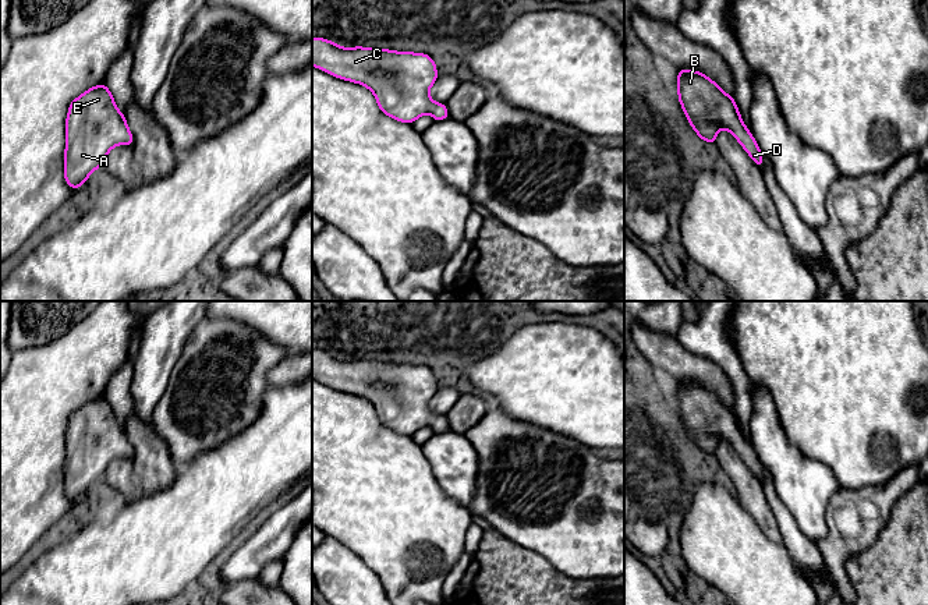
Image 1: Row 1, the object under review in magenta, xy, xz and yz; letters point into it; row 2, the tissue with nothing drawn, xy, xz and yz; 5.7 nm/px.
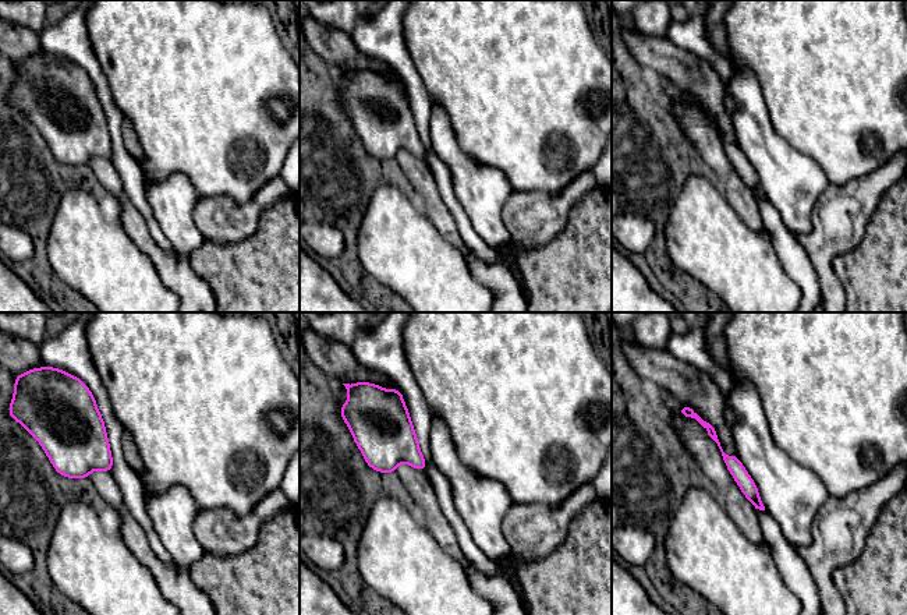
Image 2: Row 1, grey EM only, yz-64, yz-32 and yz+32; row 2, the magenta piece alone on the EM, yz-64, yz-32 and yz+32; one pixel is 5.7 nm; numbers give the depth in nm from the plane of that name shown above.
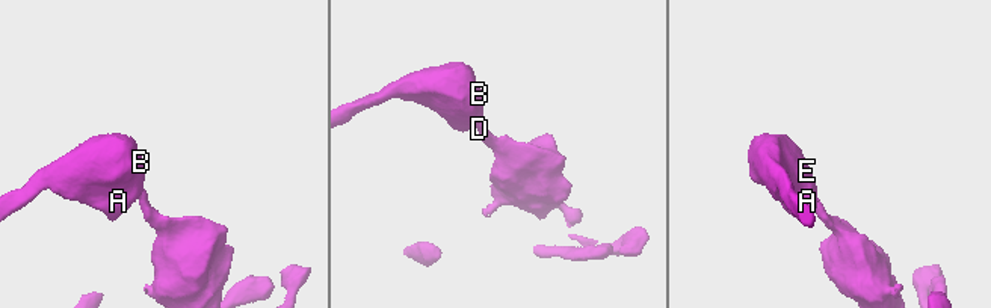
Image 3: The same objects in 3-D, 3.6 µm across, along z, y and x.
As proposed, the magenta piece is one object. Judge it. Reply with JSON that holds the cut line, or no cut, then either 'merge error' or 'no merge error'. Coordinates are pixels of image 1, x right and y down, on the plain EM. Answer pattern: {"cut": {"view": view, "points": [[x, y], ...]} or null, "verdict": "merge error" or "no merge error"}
{"cut": null, "verdict": "no merge error"}

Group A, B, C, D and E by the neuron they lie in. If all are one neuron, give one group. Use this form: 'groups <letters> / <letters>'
groups A B C D E

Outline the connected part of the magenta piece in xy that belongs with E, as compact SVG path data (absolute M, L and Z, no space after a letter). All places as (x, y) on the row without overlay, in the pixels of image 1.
M105 396L89 400L68 418L65 431L64 492L72 502L100 481L117 457L134 459L125 428Z

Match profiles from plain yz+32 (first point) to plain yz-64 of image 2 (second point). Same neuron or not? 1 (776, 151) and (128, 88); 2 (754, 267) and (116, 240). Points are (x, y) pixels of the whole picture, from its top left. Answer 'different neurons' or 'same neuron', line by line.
1: different neurons
2: same neuron

